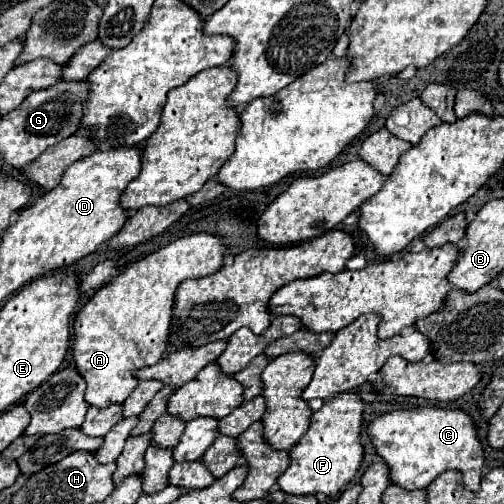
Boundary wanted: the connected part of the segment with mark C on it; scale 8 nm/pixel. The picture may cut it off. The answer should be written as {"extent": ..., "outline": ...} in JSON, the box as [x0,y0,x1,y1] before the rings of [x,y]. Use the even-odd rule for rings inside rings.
{"extent":[367,408,483,490],"outline":[[[413,408],[395,410],[377,416],[369,426],[367,434],[377,454],[389,468],[389,480],[403,490],[415,490],[427,486],[435,476],[447,470],[459,470],[465,480],[465,490],[479,490],[479,478],[483,468],[483,450],[471,416],[461,410],[449,408]],[[391,432],[393,436],[389,436]]]}

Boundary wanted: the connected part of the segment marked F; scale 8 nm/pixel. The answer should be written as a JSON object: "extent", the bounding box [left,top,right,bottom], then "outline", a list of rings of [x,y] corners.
{"extent":[277,392,363,496],"outline":[[[345,392],[327,400],[311,414],[311,426],[303,438],[289,450],[289,468],[279,476],[277,484],[287,494],[325,494],[335,496],[345,484],[353,480],[363,460],[363,446],[359,440],[363,418],[363,402],[357,394]]]}

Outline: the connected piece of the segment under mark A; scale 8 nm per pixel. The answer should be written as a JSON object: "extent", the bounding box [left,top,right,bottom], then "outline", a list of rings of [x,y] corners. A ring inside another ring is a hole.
{"extent":[73,232,225,408],"outline":[[[205,232],[179,238],[131,264],[125,272],[99,288],[75,314],[73,360],[87,384],[85,402],[89,406],[107,408],[125,402],[139,384],[131,372],[159,362],[167,352],[175,288],[187,278],[203,278],[217,272],[217,268],[223,266],[225,250],[225,244],[217,236]]]}

